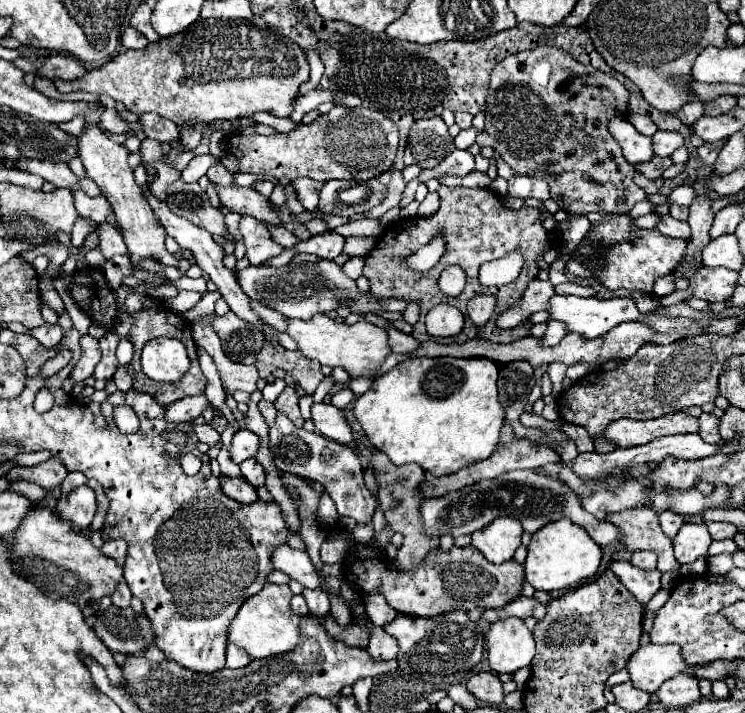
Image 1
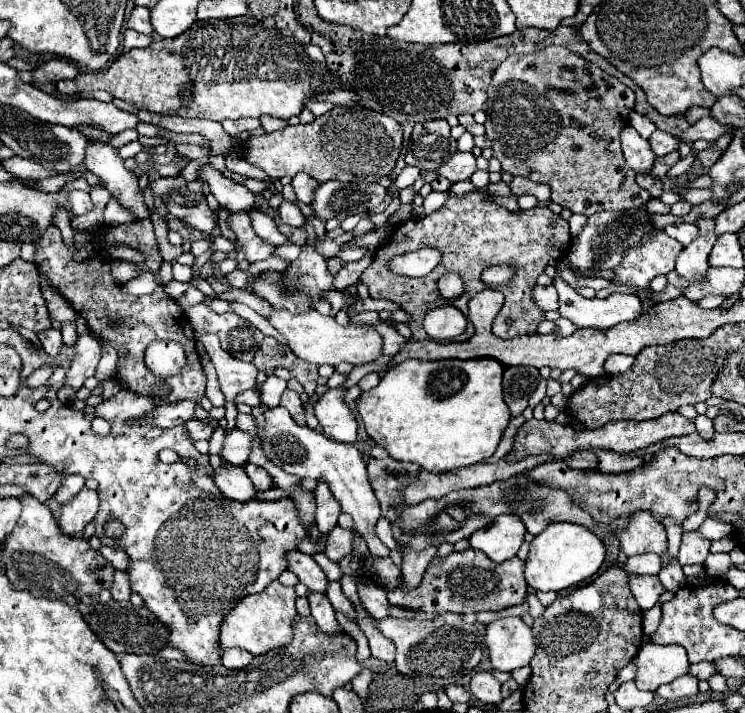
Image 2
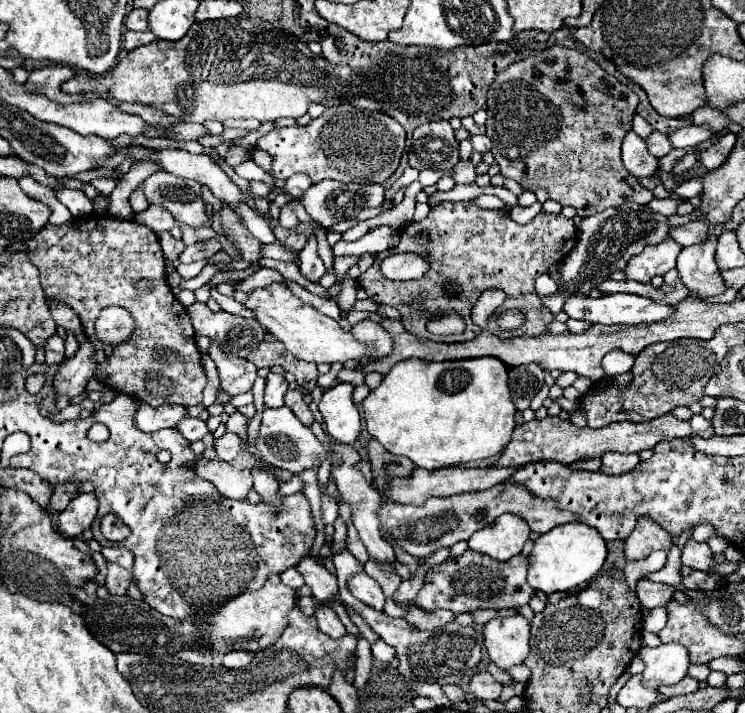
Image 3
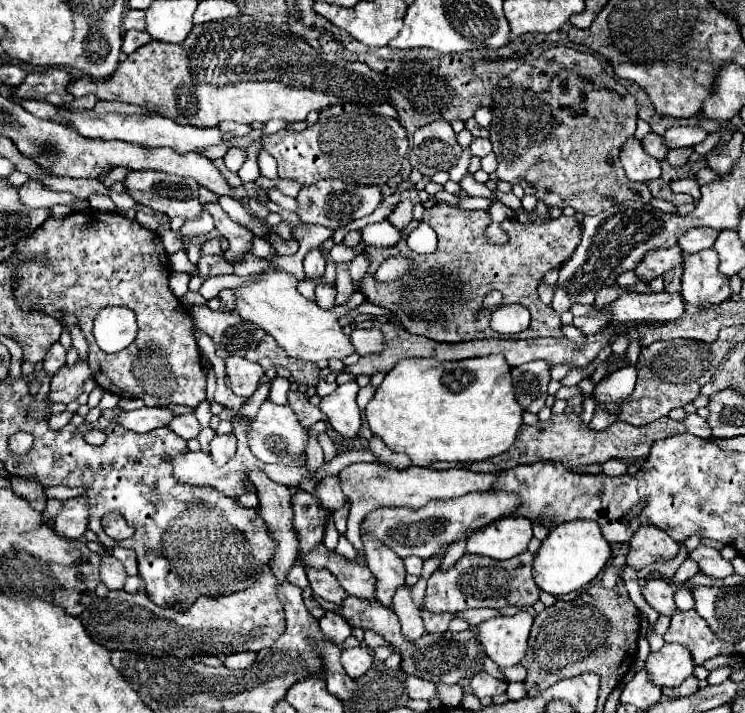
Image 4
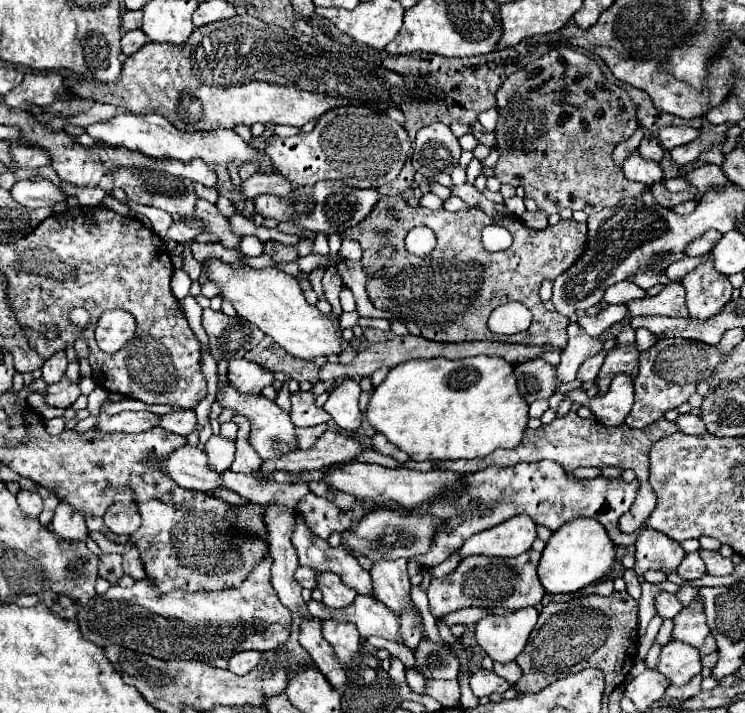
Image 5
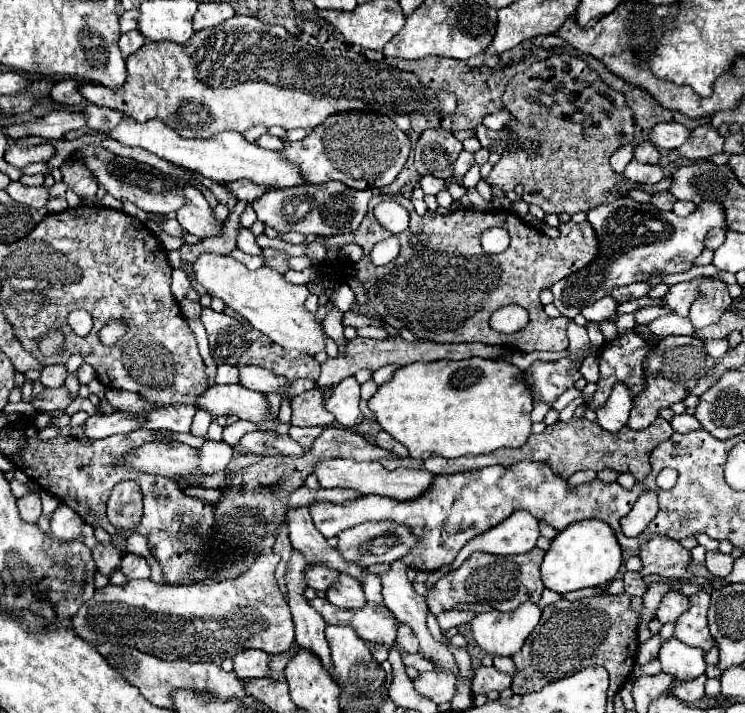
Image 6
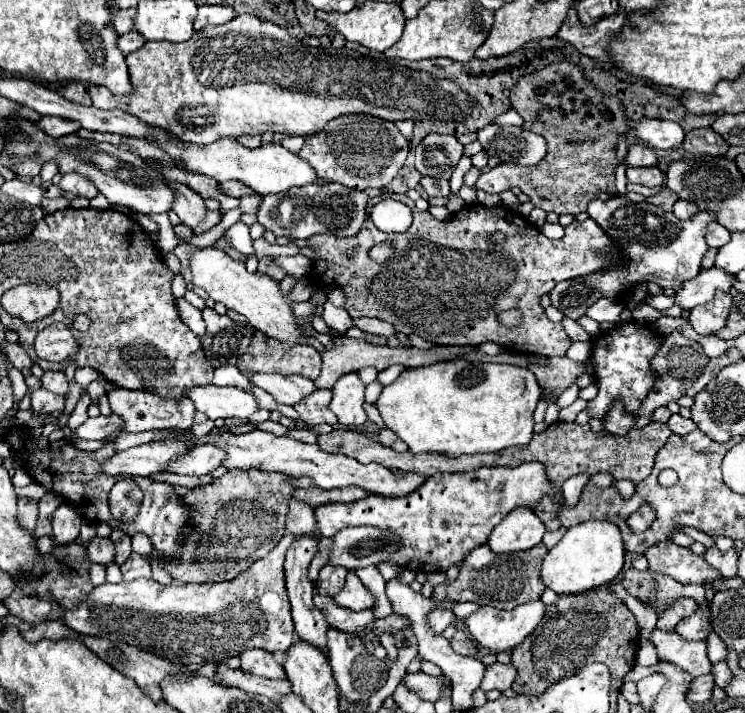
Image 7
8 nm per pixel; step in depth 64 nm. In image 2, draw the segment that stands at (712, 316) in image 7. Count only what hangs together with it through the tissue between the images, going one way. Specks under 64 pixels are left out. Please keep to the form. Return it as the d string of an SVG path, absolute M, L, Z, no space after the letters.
M712 218L698 220L696 226L700 228L700 236L690 246L686 246L676 258L676 272L690 284L706 280L706 272L710 268L708 252L712 252L712 244L716 244Z

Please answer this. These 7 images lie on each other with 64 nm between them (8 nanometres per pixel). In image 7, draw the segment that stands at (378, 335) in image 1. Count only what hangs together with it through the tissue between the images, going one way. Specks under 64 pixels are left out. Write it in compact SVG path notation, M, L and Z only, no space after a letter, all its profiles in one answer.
M208 246L208 248L198 248L190 252L190 262L192 270L192 284L198 288L204 288L208 296L214 302L222 302L226 308L242 314L248 318L248 322L268 334L270 338L276 338L286 344L304 344L304 332L300 332L300 326L294 324L294 314L292 314L292 304L310 300L310 282L308 280L298 280L296 286L292 288L290 298L284 298L280 294L278 282L264 274L250 274L242 262L232 260L224 250Z

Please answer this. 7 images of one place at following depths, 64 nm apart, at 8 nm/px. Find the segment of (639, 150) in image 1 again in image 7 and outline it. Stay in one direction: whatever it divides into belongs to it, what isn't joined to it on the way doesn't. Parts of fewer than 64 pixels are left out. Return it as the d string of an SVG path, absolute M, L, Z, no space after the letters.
M654 166L654 168L628 168L626 178L632 184L642 184L648 188L658 188L664 184L664 174Z

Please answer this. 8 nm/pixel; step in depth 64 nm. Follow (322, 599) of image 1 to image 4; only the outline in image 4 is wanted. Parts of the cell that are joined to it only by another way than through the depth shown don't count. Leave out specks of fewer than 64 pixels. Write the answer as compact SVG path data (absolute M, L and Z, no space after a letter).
M328 612L320 620L320 632L326 636L326 640L330 640L332 644L340 646L340 644L344 644L344 640L348 636L352 636L352 626L344 618L336 616L334 612Z

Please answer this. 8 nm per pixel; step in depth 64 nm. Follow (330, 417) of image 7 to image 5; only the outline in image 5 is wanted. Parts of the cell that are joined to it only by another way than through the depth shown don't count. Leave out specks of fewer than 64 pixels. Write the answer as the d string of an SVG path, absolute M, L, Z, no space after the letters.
M294 392L292 394L292 410L290 410L290 418L294 426L318 426L322 422L332 422L332 418L328 416L328 412L324 412L324 408L320 408L316 404L316 396L312 392Z

